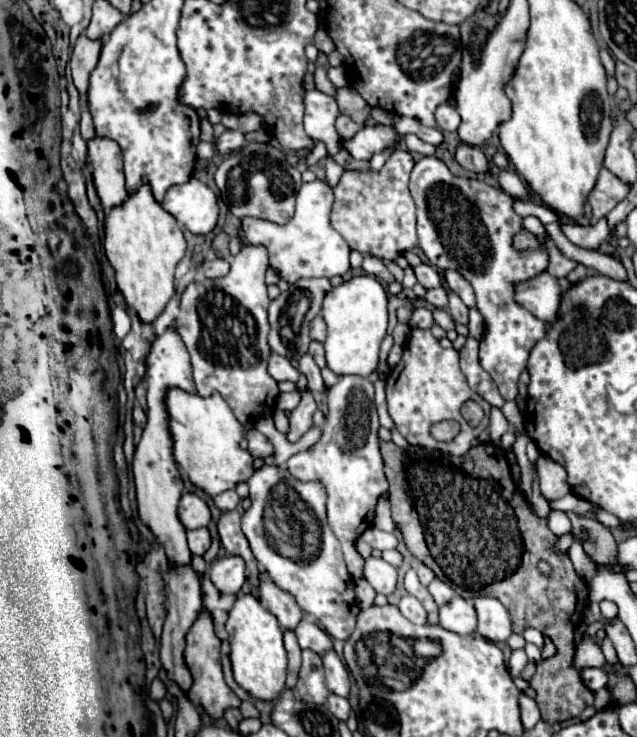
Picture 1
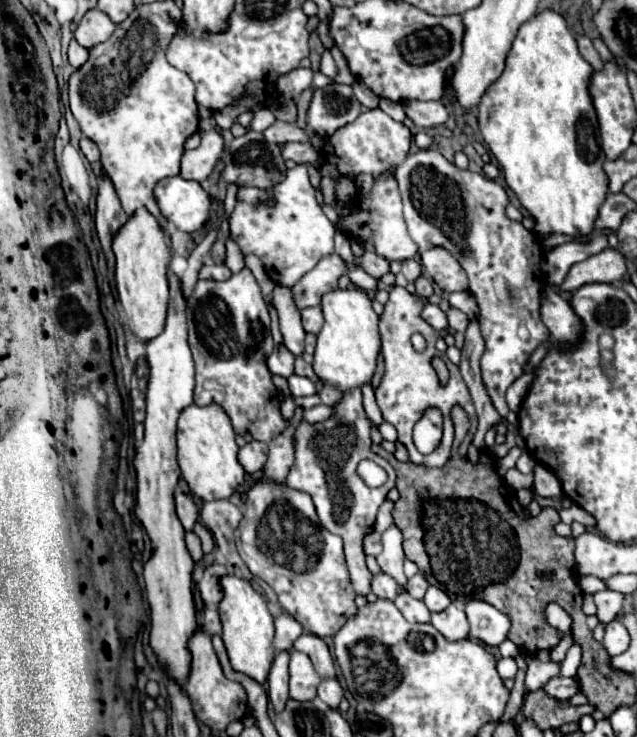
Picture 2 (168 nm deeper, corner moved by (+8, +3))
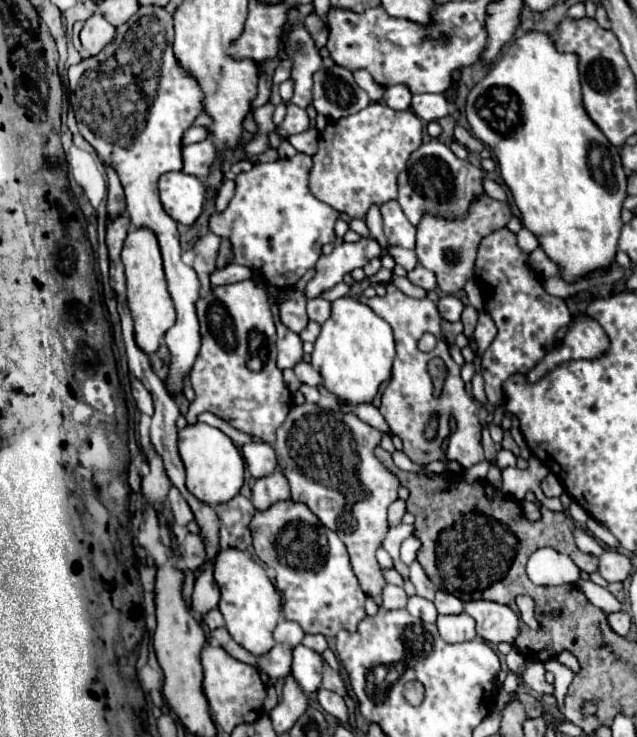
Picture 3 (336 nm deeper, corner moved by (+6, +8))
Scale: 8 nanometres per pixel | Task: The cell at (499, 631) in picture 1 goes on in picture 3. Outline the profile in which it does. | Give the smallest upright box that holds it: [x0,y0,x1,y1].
[465,600,519,642]

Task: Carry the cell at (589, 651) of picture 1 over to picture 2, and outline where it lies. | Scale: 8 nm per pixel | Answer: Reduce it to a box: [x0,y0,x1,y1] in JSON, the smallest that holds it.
[525,657,559,691]

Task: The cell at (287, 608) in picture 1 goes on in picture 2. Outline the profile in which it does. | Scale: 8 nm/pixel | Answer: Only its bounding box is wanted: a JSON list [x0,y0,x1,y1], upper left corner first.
[273,615,303,651]

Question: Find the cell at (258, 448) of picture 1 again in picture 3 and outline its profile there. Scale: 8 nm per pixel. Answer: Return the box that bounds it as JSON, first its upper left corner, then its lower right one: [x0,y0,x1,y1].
[241,442,277,478]

